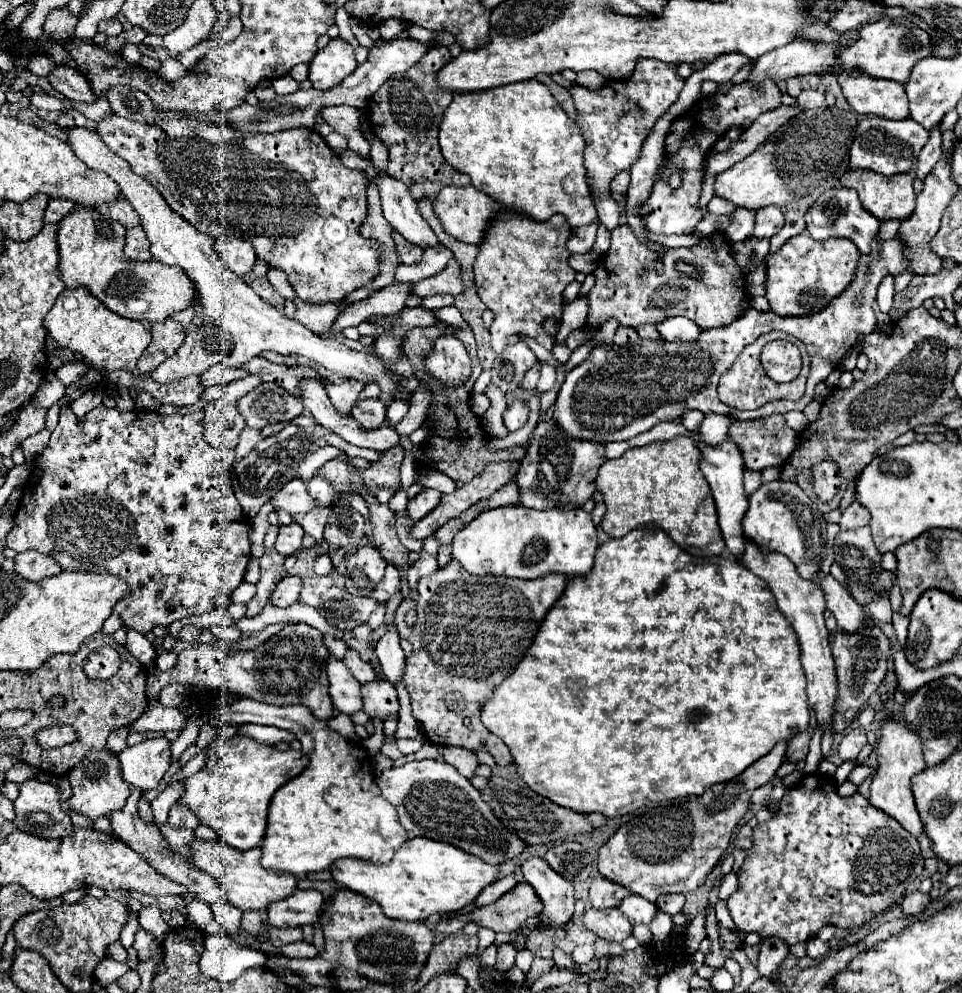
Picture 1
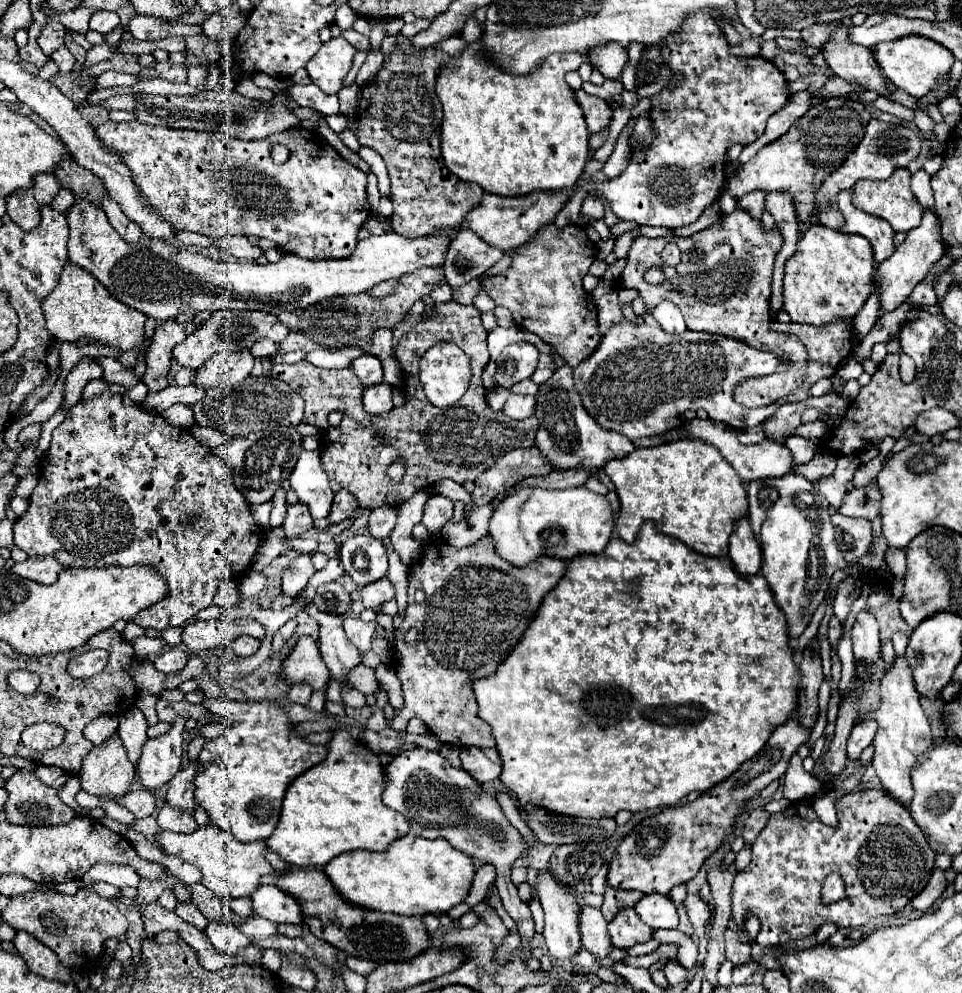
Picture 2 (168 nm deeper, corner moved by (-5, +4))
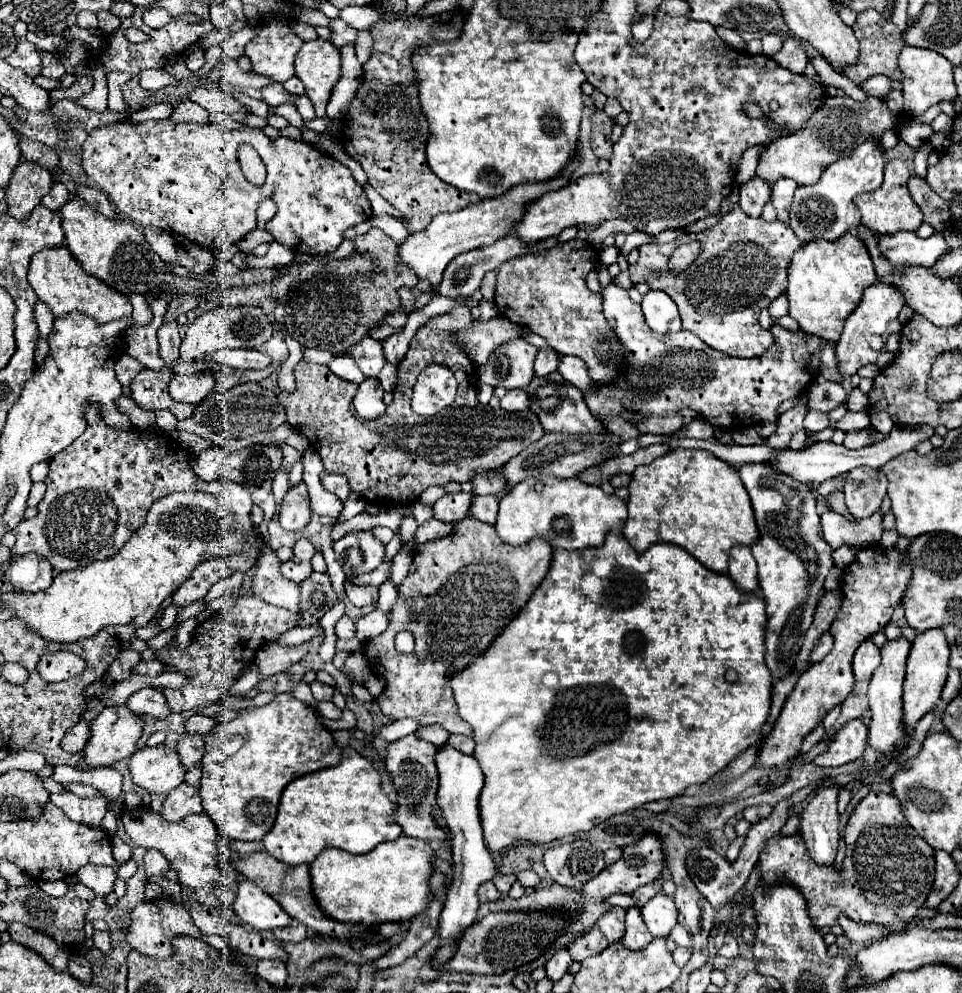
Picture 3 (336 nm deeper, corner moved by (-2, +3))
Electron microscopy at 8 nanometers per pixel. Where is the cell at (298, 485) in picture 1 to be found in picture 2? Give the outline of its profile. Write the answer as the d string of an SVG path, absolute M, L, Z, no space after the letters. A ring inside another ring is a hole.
M303 451L289 477L291 489L297 493L299 503L309 507L313 519L329 515L333 503L333 491L329 479L321 467L321 457L315 451Z

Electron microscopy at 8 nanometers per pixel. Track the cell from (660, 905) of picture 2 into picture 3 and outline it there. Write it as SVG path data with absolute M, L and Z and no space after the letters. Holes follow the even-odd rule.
M656 894L646 906L642 906L642 918L654 936L668 936L670 930L676 926L678 910L674 900L666 894Z

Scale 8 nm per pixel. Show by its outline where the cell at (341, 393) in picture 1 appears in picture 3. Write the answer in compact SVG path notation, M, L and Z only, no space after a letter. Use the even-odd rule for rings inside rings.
M372 338L360 340L346 354L356 358L358 368L364 372L366 378L376 378L378 372L382 370L382 366L386 364L386 358L384 358L384 352L382 352L382 344L376 342L376 340L372 340Z

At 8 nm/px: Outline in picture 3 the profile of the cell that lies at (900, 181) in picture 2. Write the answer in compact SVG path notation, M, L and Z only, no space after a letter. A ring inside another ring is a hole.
M890 160L884 166L884 182L882 182L882 186L854 198L854 204L858 206L858 210L862 214L862 224L866 228L870 228L872 232L882 234L882 236L884 234L894 234L894 232L900 232L900 230L908 230L908 232L918 230L918 226L922 224L922 210L918 208L918 204L908 194L908 188L906 188L908 178L910 178L910 172L906 168L906 162Z

